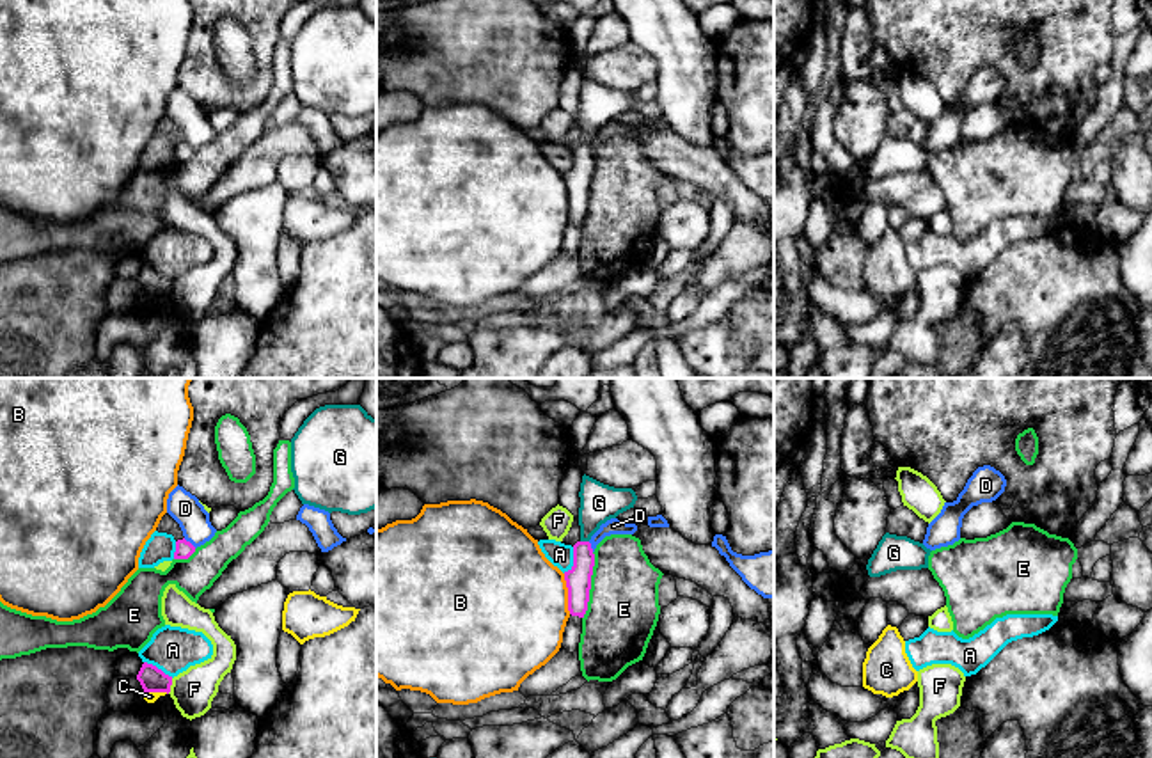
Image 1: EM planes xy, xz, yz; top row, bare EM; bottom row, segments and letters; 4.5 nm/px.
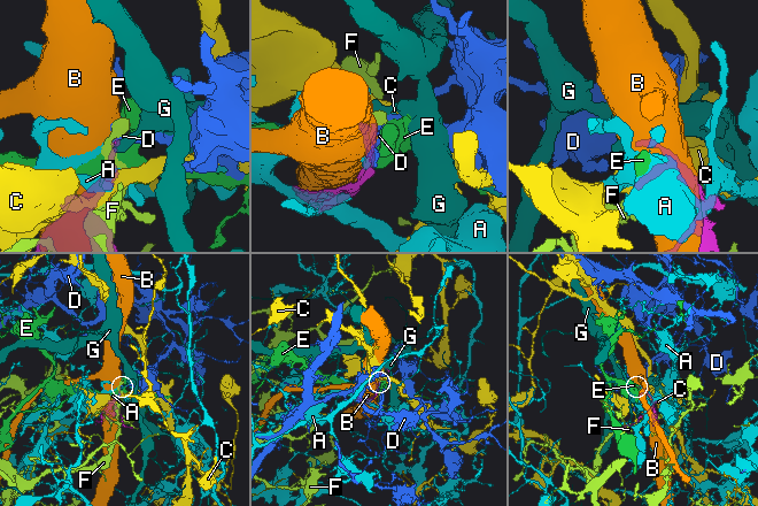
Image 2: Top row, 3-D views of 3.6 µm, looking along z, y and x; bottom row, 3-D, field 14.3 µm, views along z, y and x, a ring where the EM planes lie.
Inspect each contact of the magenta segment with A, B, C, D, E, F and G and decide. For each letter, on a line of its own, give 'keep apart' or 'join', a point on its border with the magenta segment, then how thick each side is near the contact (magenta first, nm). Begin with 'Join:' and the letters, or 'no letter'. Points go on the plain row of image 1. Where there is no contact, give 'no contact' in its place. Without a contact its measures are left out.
Join: G
A: keep apart; contact xz (574, 164); calibres 110 and 110 nm
B: keep apart; contact xz (568, 196); calibres 110 and 480 nm
C: keep apart; contact xy (157, 293); calibres 120 and 50 nm
D: keep apart; contact xy (189, 144); calibres 80 and 140 nm
E: keep apart; contact xz (590, 189); calibres 110 and 320 nm
F: keep apart; contact xy (171, 286); calibres 120 and 190 nm
G: join; contact xz (584, 144); calibres 110 and 180 nm

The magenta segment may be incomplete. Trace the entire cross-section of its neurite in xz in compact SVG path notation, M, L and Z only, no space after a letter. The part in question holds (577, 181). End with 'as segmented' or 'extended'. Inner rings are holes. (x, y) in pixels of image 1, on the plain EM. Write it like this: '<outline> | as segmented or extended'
M584 76L579 99L580 142L573 147L573 169L564 174L564 183L570 217L584 220L595 169L595 156L589 142L602 126L634 110L637 98L632 91L614 91Z | extended

